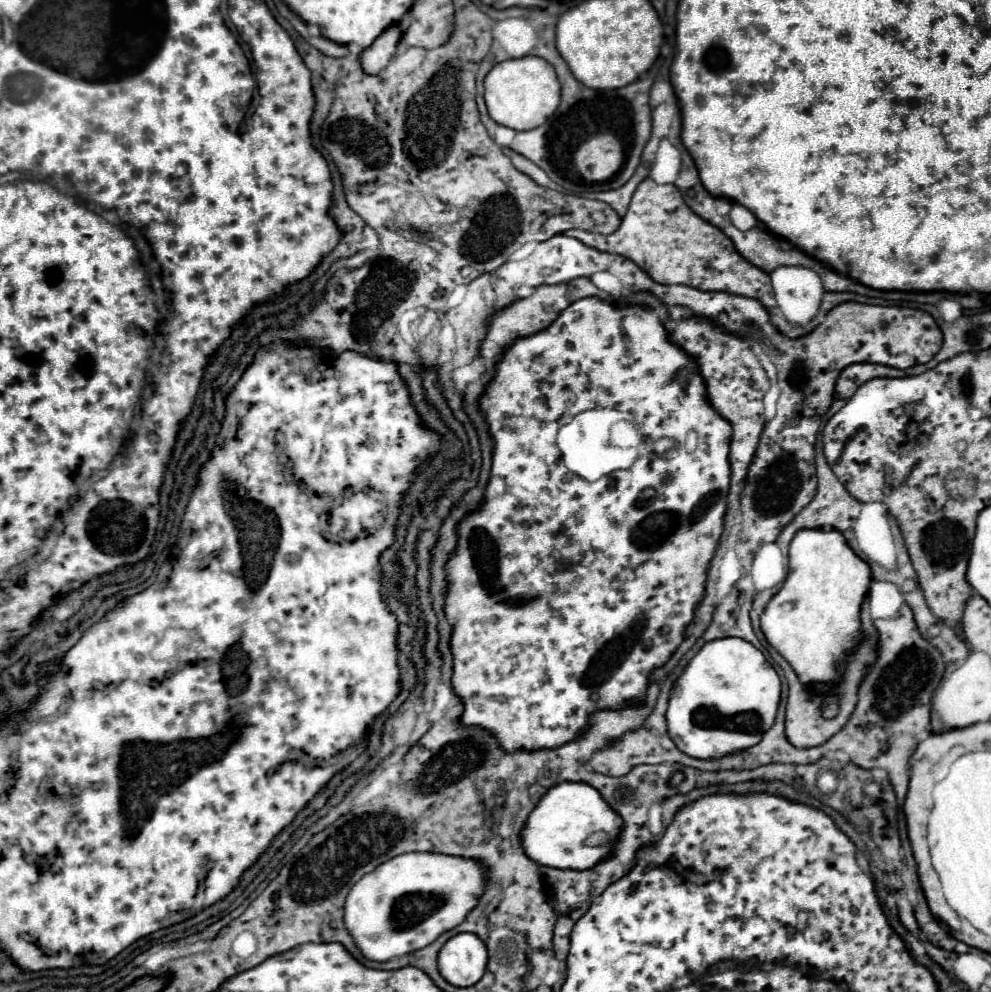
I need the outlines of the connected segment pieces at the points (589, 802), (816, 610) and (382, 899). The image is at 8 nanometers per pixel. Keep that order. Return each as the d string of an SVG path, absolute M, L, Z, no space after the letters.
M559 782L539 798L537 806L523 824L521 846L525 854L541 866L587 870L601 862L601 858L609 856L611 844L587 846L585 840L589 840L589 836L595 832L605 832L609 838L615 838L621 824L621 816L607 806L593 786L585 782Z
M799 530L789 546L789 574L781 590L767 602L761 614L761 630L767 642L791 664L805 686L839 686L845 674L845 660L863 640L861 604L871 584L871 568L863 562L837 530Z
M409 852L395 856L373 872L365 874L349 892L345 900L345 928L355 940L357 948L367 960L385 962L393 956L403 956L413 950L425 948L435 942L443 932L455 928L465 920L469 910L477 904L485 886L485 874L475 860L455 858L445 854L431 854L431 852Z

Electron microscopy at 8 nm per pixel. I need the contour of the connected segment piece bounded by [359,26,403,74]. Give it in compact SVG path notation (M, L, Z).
M391 26L387 28L369 48L365 48L365 52L361 52L359 56L359 64L363 66L365 74L379 74L395 56L397 46L401 42L401 30L399 26Z

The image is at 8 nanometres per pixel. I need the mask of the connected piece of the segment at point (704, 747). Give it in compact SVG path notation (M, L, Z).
M743 638L705 642L675 680L667 706L667 732L675 746L693 758L721 758L755 746L775 722L781 680L763 652Z

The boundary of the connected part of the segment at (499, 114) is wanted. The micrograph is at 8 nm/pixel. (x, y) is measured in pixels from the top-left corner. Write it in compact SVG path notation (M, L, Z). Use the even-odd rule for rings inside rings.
M539 56L499 62L485 78L485 102L495 122L513 130L533 130L553 116L559 106L559 80L555 68Z

